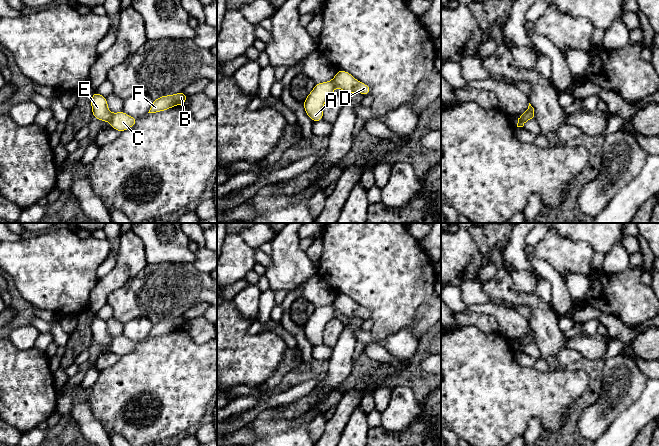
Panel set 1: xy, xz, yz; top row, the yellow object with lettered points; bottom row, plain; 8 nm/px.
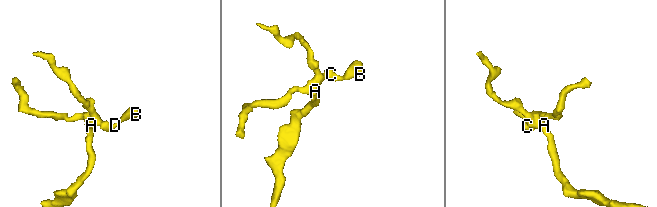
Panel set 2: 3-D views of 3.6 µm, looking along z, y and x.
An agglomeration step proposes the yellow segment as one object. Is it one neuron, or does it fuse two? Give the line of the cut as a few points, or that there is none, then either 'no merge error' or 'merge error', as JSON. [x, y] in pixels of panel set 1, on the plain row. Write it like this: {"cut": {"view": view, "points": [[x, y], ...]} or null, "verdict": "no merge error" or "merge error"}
{"cut": null, "verdict": "no merge error"}

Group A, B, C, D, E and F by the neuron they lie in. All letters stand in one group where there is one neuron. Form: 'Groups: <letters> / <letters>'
Groups: A B C D E F

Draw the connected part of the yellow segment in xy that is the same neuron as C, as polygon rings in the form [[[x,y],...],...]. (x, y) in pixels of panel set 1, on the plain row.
[[[97,315],[94,316],[91,322],[91,331],[94,342],[109,346],[111,351],[120,357],[133,351],[138,345],[138,342],[131,341],[123,335],[111,337],[108,333],[106,321]]]

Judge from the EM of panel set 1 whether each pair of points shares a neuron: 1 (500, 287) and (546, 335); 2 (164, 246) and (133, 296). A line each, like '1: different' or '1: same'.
1: same
2: different

